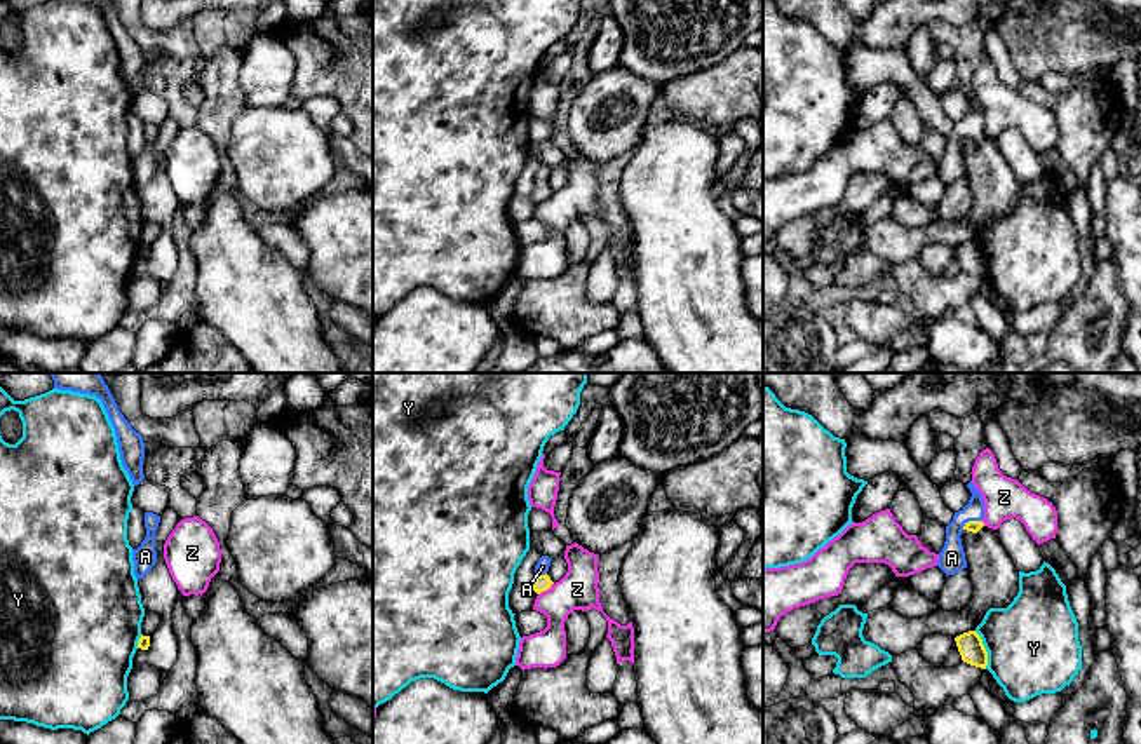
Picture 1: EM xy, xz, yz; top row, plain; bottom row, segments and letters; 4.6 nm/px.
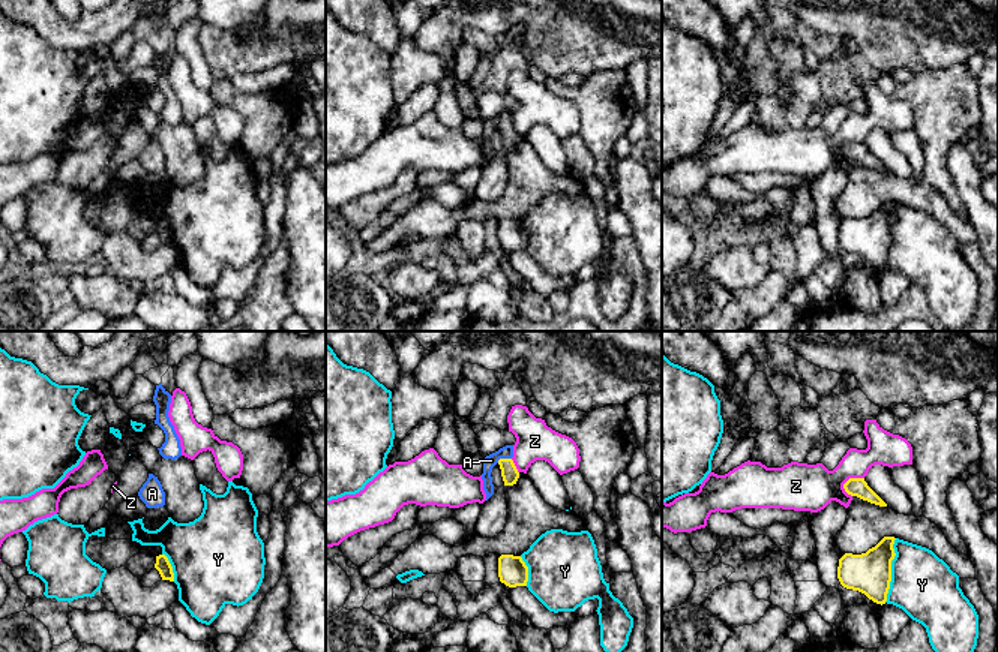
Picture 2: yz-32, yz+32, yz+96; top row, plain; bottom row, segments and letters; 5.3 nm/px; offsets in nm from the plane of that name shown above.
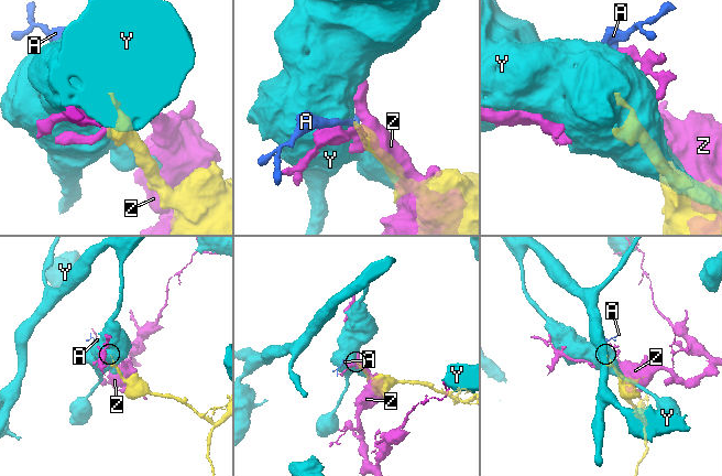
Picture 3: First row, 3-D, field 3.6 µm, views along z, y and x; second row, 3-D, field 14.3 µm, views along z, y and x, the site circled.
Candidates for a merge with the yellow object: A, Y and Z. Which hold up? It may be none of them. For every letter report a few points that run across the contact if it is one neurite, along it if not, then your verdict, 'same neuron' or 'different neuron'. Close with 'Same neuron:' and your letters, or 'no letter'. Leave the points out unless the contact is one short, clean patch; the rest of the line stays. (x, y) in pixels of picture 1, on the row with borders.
A: same neuron
Y: different neuron
Z: different neuron
Same neuron: A

